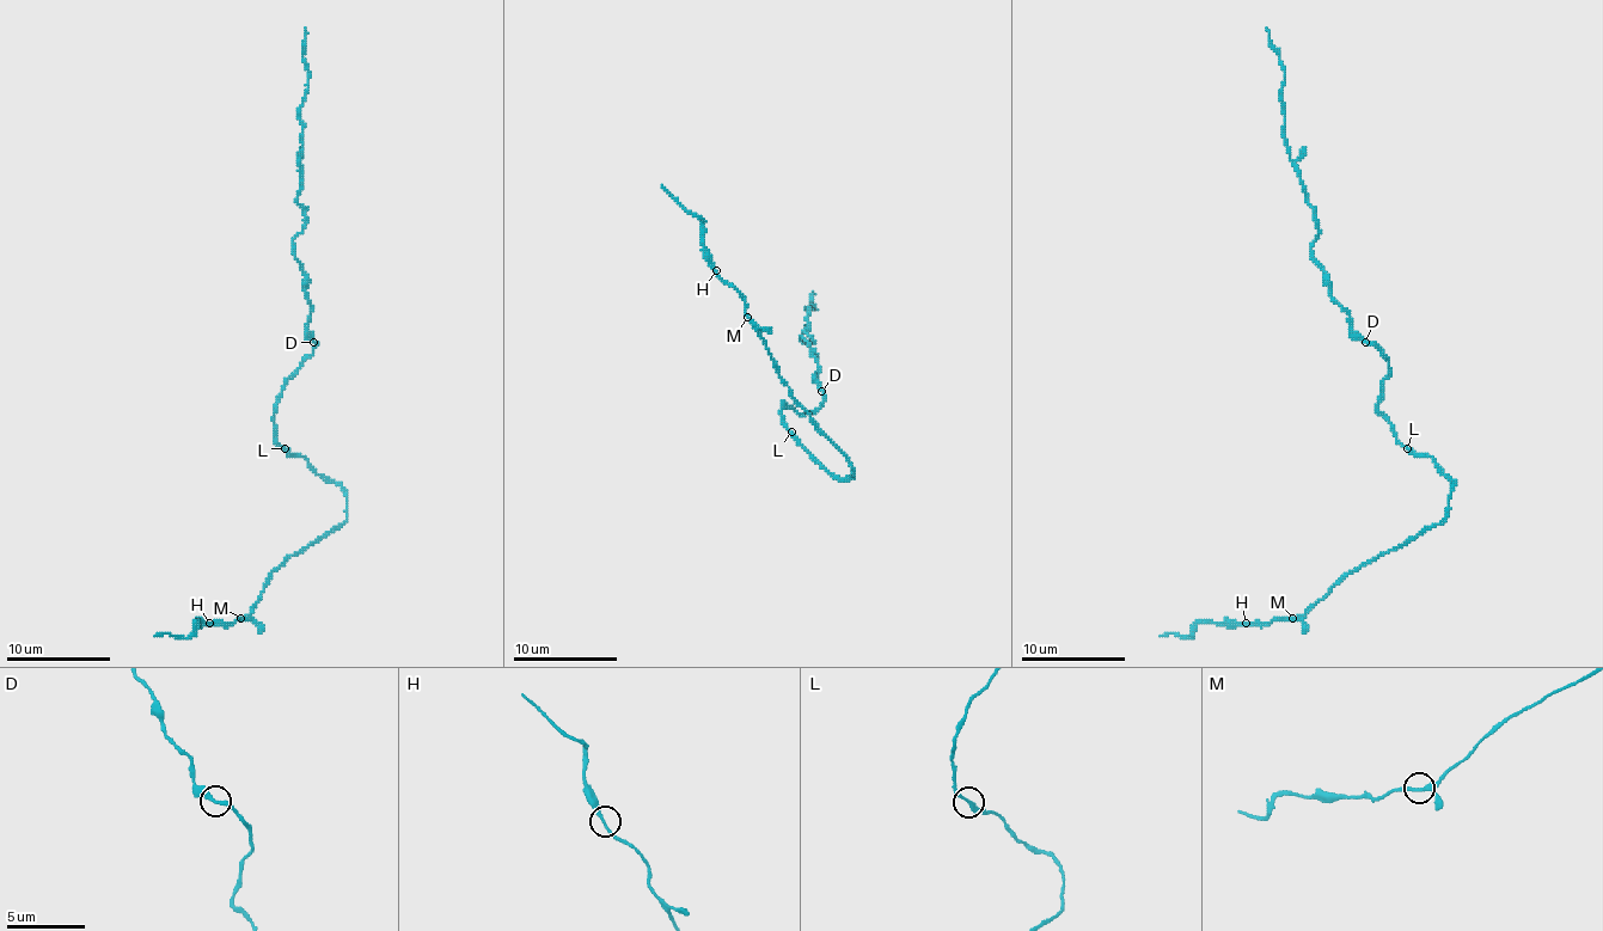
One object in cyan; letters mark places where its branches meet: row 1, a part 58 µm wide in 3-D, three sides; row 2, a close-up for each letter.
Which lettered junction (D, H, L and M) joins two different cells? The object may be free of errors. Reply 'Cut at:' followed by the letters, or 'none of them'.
Cut at: none of them

